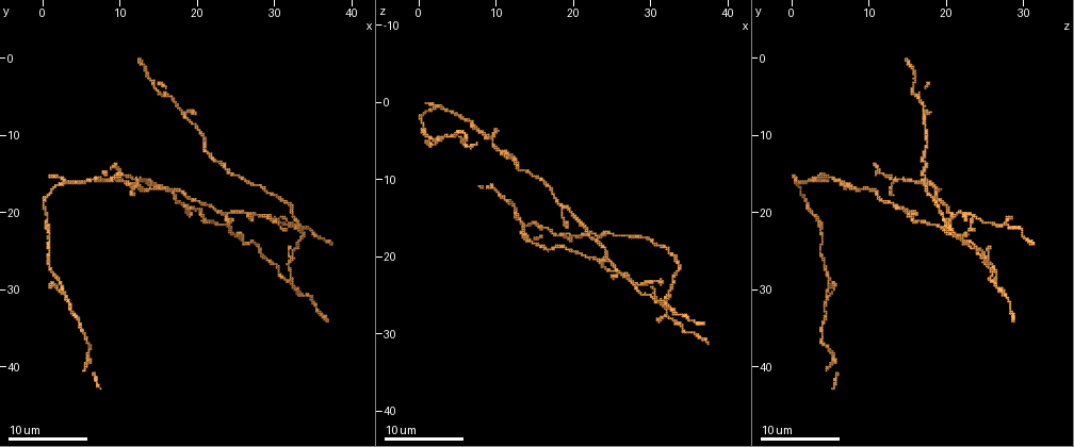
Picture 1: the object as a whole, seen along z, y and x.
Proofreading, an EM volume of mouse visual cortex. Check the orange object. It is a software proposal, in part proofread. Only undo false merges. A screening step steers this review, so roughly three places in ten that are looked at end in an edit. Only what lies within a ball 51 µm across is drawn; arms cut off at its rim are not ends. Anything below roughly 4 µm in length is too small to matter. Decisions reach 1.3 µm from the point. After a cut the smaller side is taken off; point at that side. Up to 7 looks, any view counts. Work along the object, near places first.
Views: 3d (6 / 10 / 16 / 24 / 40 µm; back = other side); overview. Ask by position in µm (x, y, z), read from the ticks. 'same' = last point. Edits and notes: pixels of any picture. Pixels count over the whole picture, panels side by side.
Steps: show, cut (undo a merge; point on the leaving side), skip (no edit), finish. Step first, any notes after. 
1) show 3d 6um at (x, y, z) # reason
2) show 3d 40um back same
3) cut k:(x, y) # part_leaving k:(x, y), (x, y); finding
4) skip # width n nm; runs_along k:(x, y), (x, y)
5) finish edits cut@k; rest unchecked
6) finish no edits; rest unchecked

show 3d 10um at (17.5, 6.5, 17.0) # arms run side by side

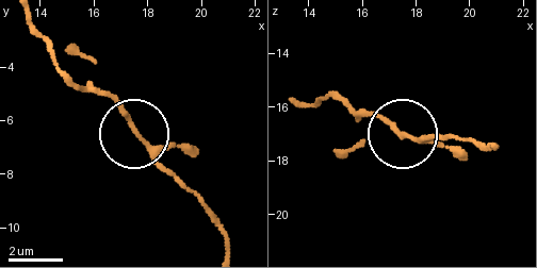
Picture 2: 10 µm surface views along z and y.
skip # arms 3; runs_along 2:(492, 148), (444, 134), (410, 138), (371, 114); continuous, no second neuron

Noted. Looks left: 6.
show 3d 10um at (15.0, 16.5, 18.0) # calibre changes

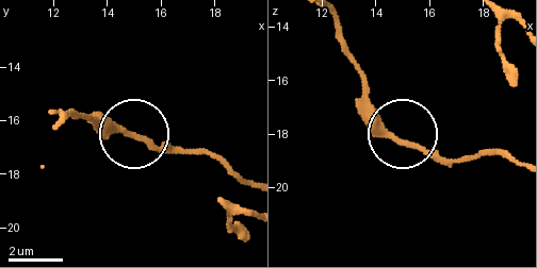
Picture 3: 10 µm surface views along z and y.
skip # runs_along 3:(250, 184), (209, 156), (110, 134), (94, 122); continuous, no second neuron

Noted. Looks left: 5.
show 3d 10um at (23.5, 20.5, 21.5) # small branch off a trunk

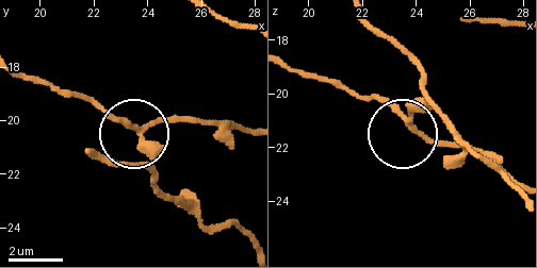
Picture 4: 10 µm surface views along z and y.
show 3d 6um at (23.7, 20.4, 21.0) # closer look

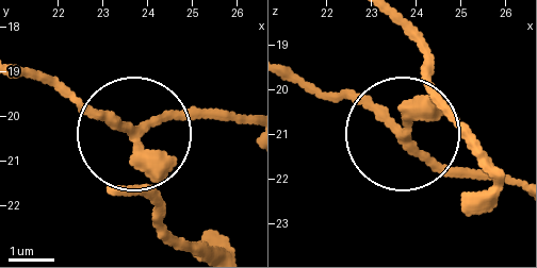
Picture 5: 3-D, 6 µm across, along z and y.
skip # width 190 nm; runs_along 5:(121, 188), (156, 200), (144, 128), (247, 120); continuous, no second neuron

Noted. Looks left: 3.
finish no edits; rest unchecked

